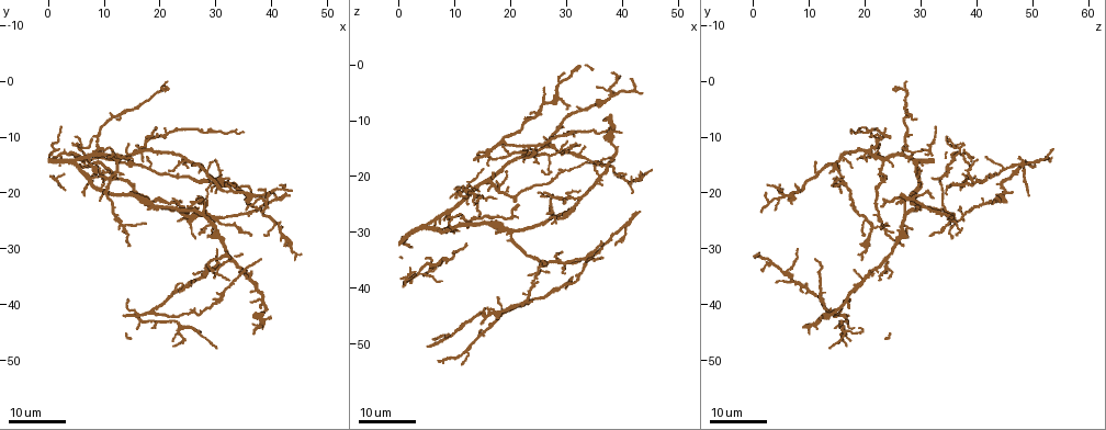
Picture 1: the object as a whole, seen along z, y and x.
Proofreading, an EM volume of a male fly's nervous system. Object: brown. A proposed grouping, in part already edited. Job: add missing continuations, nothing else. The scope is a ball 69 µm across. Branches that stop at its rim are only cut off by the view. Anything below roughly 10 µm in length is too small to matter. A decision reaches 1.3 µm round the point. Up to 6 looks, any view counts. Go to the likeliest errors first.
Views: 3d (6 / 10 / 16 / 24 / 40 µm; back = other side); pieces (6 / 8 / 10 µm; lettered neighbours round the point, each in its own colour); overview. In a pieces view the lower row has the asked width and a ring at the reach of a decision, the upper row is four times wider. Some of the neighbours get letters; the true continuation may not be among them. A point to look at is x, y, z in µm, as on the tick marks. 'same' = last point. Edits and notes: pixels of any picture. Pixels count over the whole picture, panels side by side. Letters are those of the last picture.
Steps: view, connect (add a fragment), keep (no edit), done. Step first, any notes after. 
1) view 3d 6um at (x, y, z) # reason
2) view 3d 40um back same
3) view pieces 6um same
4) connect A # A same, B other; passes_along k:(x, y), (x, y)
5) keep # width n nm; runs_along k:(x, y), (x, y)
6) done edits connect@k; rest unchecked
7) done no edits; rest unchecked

view 3d 16um at (15.0, 20.0, 46.5)

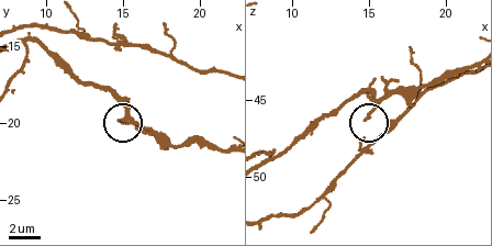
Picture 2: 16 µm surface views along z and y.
view pieces 6um same # see the neighbours

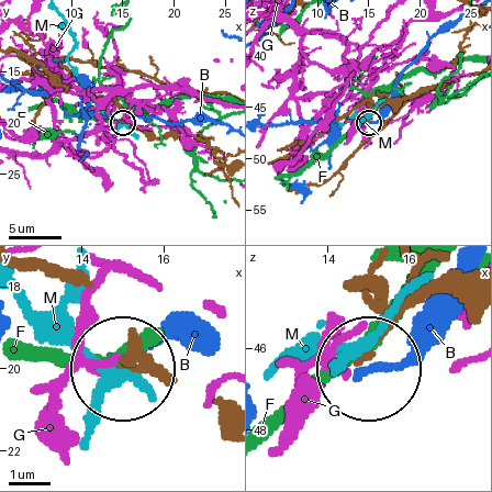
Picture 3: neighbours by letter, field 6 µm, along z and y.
keep # B other, F other, G other, M other; runs_along 3:(472, 278), (410, 310), (371, 358); none of them fits

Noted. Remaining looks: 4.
view 3d 24um at (43.0, 21.0, 26.0) # branch stops here

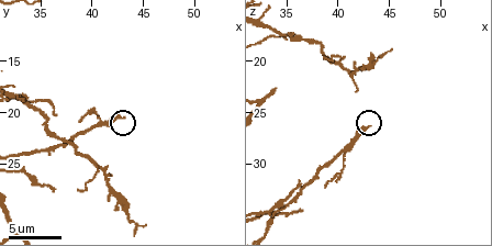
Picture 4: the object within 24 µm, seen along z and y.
view pieces 6um at (43.0, 20.4, 26.2)

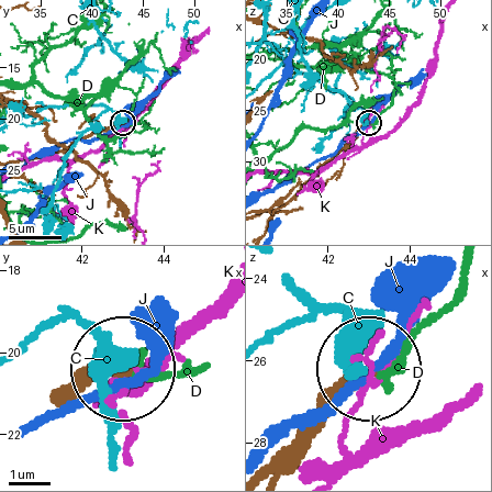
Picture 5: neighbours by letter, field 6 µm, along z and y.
keep # C other, D other, J other, K other; no lettered fragment goes on from it

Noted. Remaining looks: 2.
view 3d 10um at (36.4, 20.0, 34.4) # branch stops here

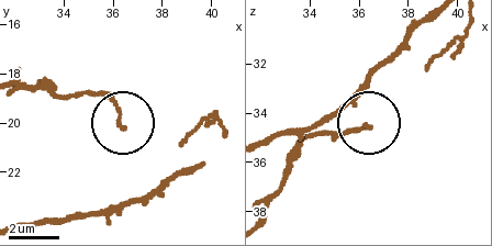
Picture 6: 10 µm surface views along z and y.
view pieces 8um at (36.4, 20.0, 34.6)

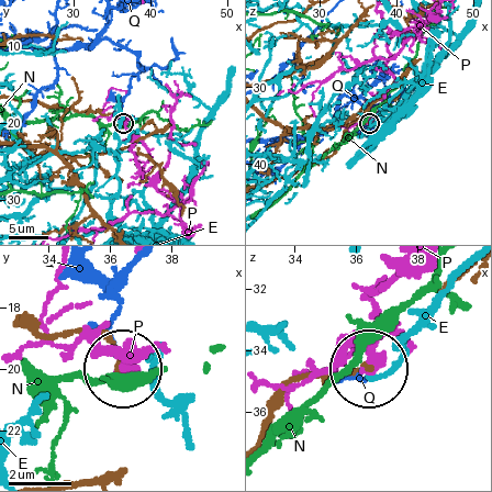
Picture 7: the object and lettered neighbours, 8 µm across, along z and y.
keep # E other, N other, P other, Q other; runs_along 7:(18, 321), (46, 334), (93, 331), (118, 365); none of them fits

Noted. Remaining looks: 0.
done no edits; rest unchecked

